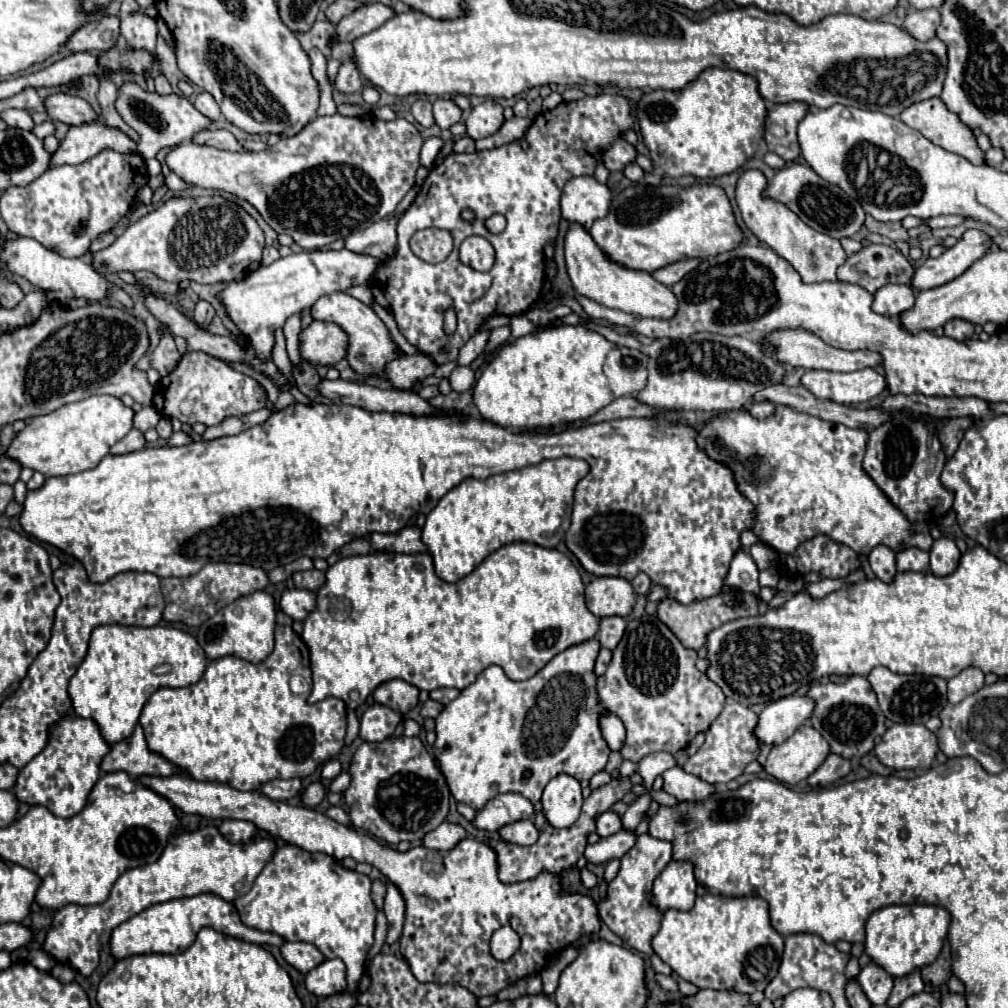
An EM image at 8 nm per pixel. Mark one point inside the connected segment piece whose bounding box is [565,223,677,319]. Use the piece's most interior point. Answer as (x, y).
(593, 274)

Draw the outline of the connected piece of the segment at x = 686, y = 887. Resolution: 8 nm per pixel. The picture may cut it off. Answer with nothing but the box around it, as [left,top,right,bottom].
[651,861,695,913]

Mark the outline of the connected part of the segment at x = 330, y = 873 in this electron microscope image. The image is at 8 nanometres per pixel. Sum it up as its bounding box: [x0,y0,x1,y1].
[233,845,377,993]

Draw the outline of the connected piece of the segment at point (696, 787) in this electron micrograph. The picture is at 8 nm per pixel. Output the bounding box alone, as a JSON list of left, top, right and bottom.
[663,767,713,801]

